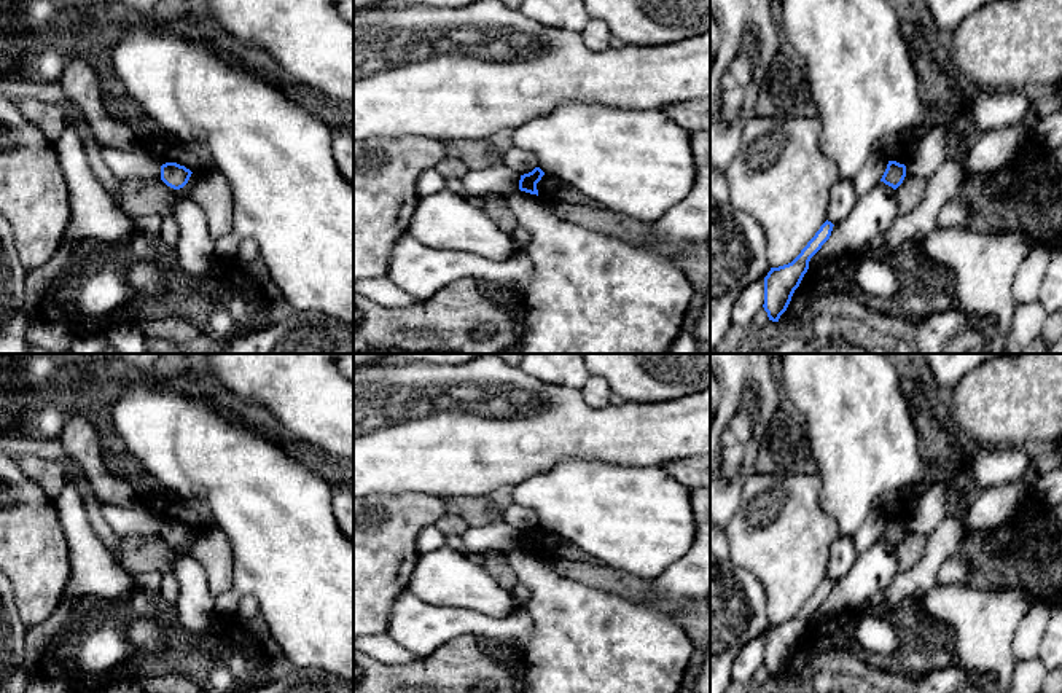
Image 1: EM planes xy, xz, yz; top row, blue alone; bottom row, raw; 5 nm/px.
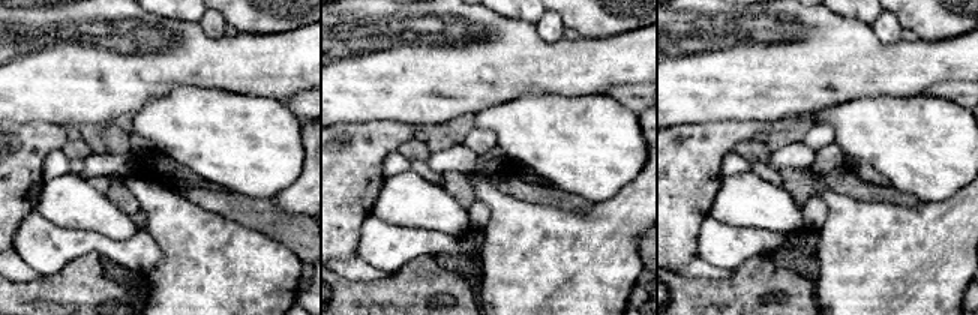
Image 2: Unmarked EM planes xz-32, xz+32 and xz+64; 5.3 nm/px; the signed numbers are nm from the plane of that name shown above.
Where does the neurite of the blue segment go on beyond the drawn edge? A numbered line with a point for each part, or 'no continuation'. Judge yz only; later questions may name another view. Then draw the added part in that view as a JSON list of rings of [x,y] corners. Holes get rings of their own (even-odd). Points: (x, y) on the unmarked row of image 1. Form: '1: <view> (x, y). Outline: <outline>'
no continuation

